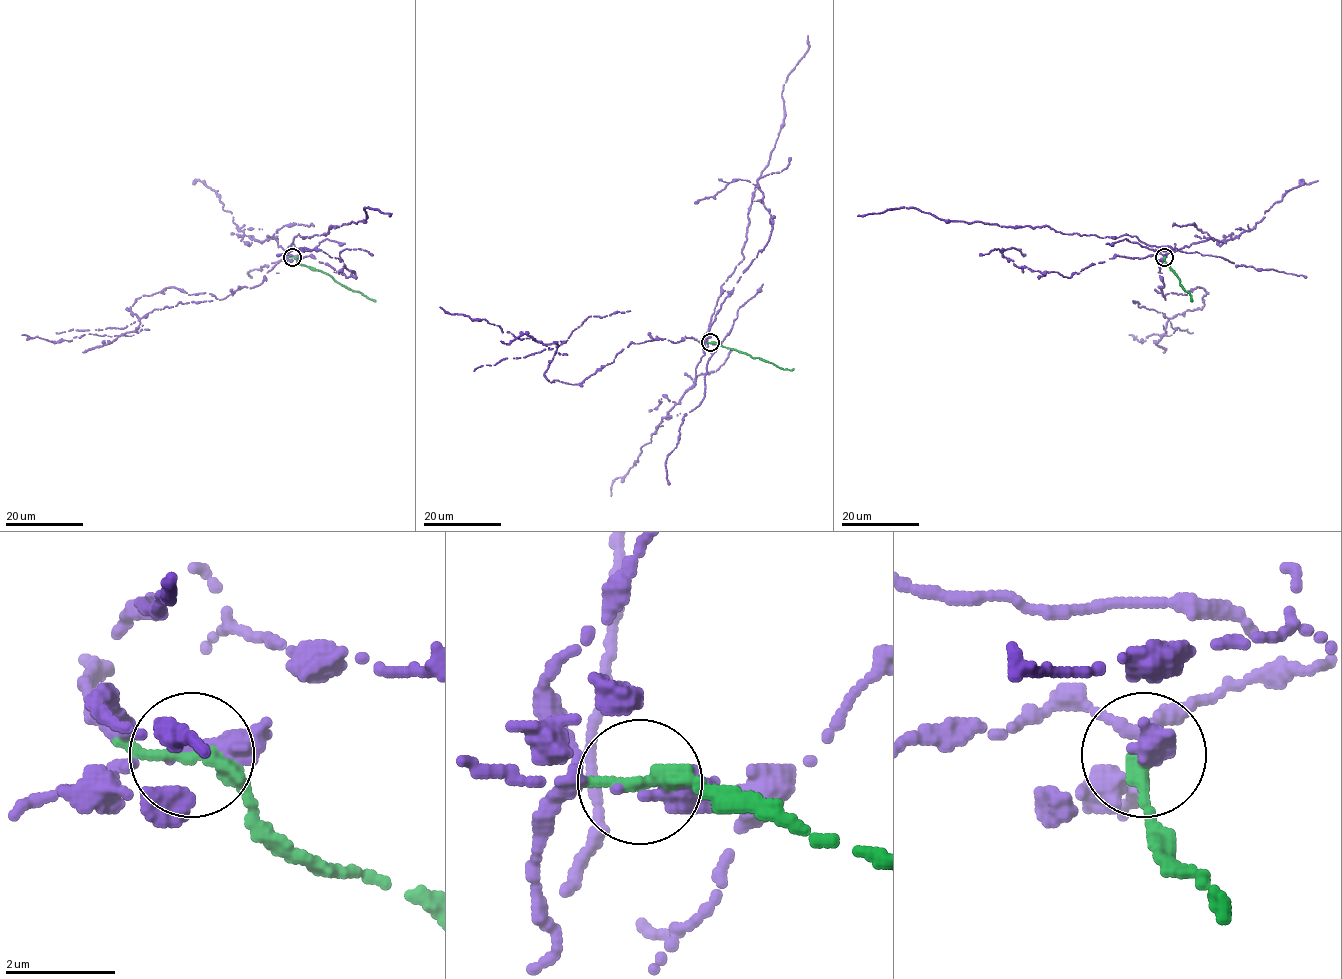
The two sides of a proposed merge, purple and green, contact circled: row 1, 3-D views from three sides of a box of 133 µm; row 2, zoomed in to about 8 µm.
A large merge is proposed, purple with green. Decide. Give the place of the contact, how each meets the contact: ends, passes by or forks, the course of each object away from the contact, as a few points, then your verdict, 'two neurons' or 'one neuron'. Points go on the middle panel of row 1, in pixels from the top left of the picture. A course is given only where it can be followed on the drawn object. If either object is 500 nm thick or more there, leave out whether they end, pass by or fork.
at (710, 342); purple passes by; green ends there; purple runs (710, 342), (631, 343), (578, 384), (550, 382), (544, 371), (558, 345), (517, 338), (485, 319), (440, 307); green runs (710, 342), (746, 353), (783, 369), (793, 368); two neurons

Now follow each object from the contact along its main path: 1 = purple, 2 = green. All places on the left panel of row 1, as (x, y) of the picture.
1: (292, 256), (225, 298), (175, 287), (136, 298), (126, 310), (139, 318), (133, 331), (61, 342), (22, 335)
2: (292, 257), (375, 301)

